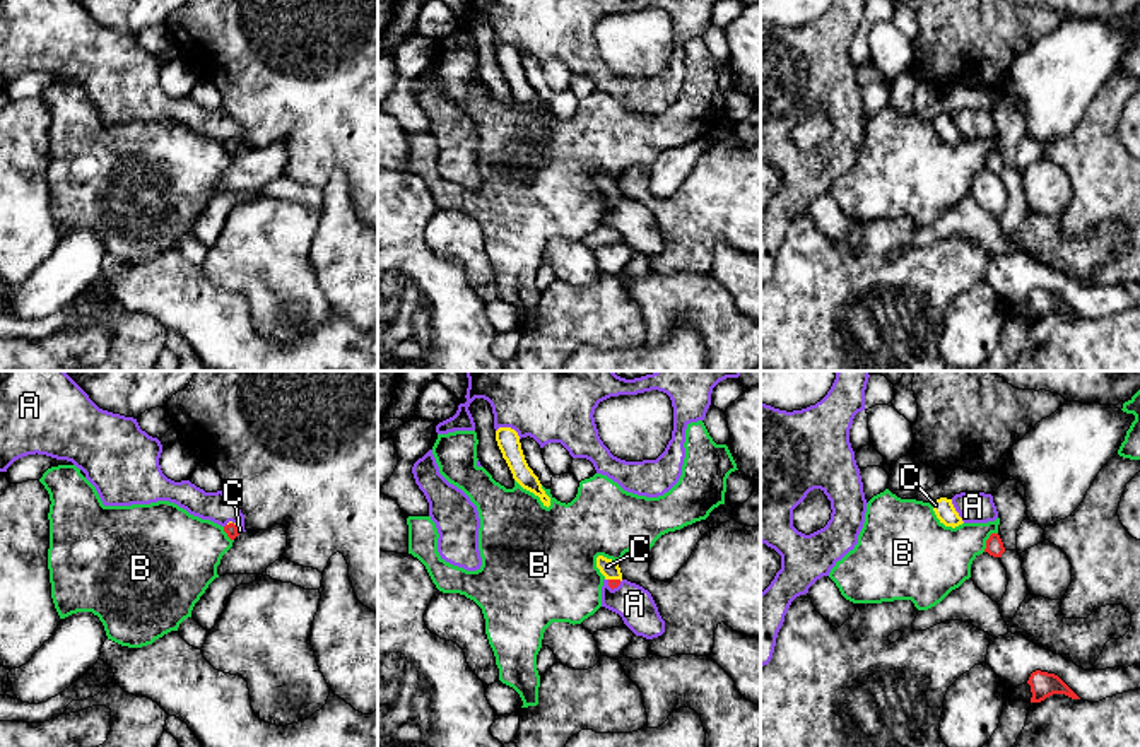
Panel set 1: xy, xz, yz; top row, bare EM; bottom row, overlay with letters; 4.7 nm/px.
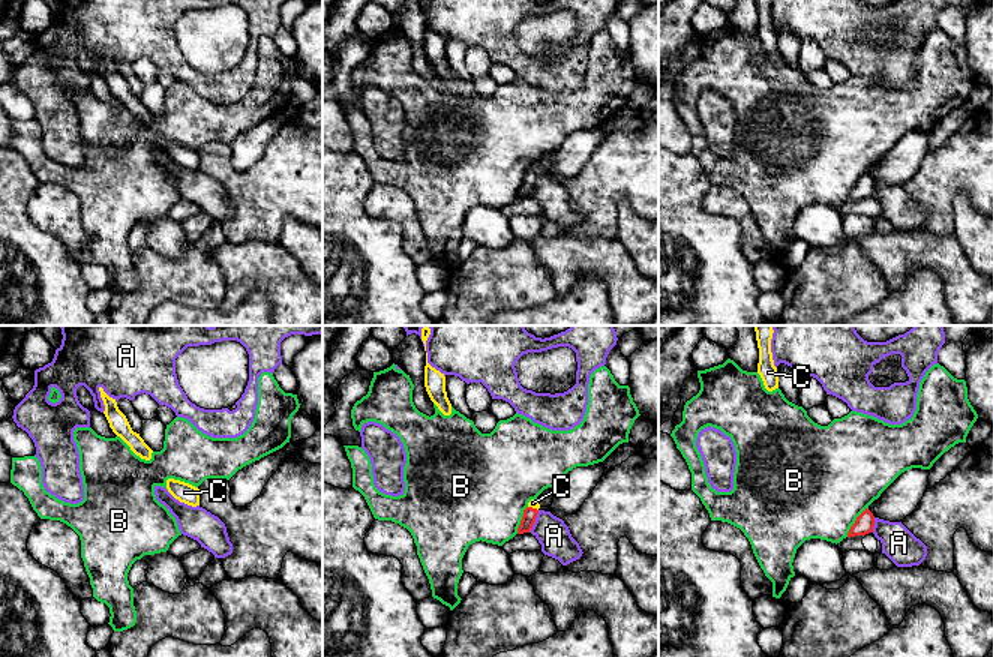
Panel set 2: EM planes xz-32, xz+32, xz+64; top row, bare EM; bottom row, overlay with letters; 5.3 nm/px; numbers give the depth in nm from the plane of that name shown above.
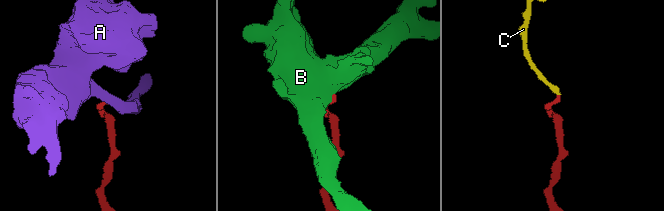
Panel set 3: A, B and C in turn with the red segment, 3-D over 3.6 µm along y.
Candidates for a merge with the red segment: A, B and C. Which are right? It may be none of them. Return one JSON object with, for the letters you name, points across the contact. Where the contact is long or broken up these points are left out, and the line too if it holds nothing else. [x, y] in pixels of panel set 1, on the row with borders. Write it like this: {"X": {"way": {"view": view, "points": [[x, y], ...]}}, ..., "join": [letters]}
{"C": {"way": {"view": "xy", "points": [[231, 529], [235, 525], [240, 530]]}}, "join": ["C"]}

